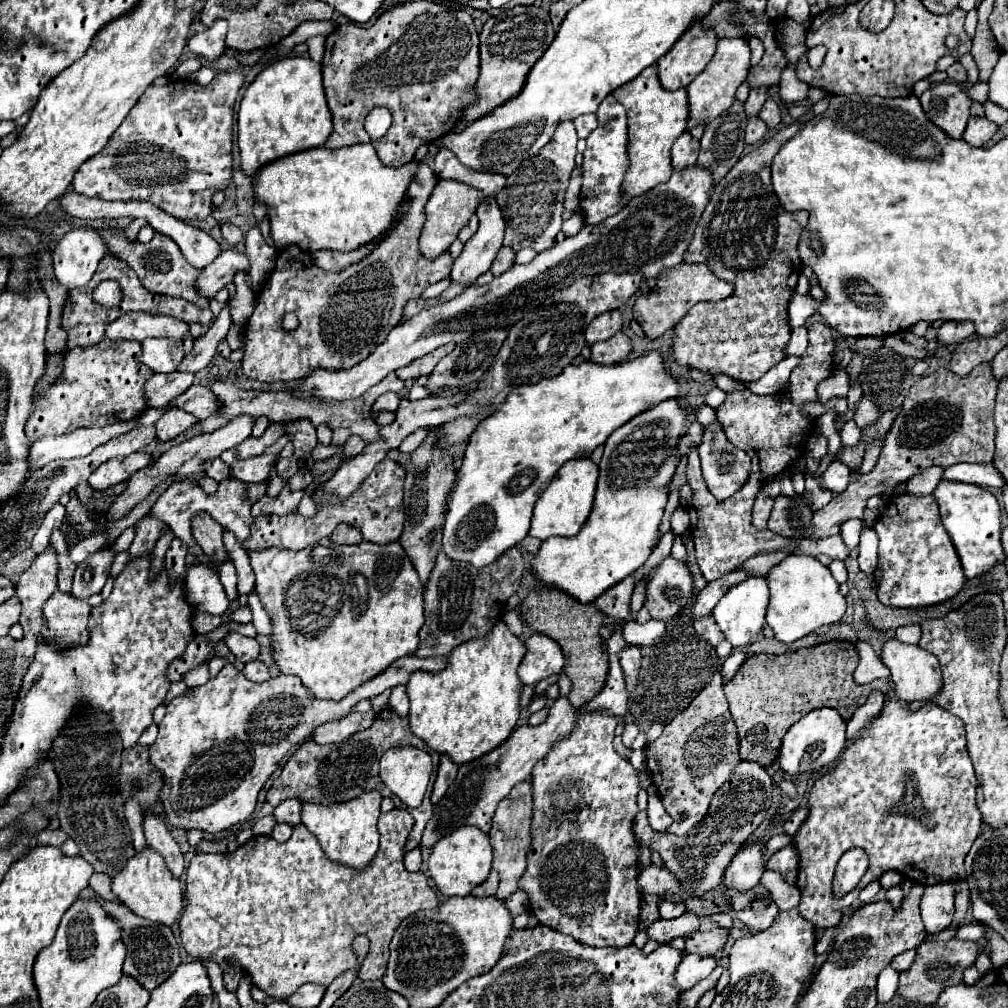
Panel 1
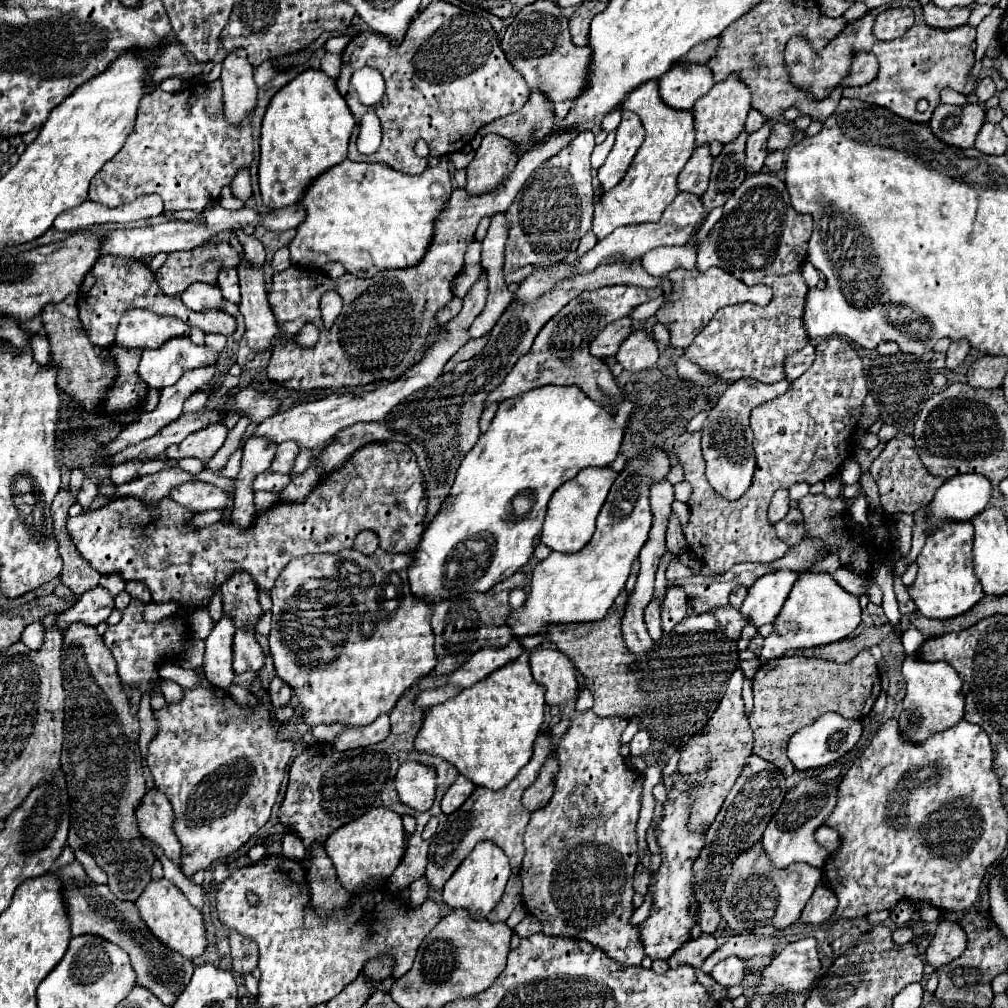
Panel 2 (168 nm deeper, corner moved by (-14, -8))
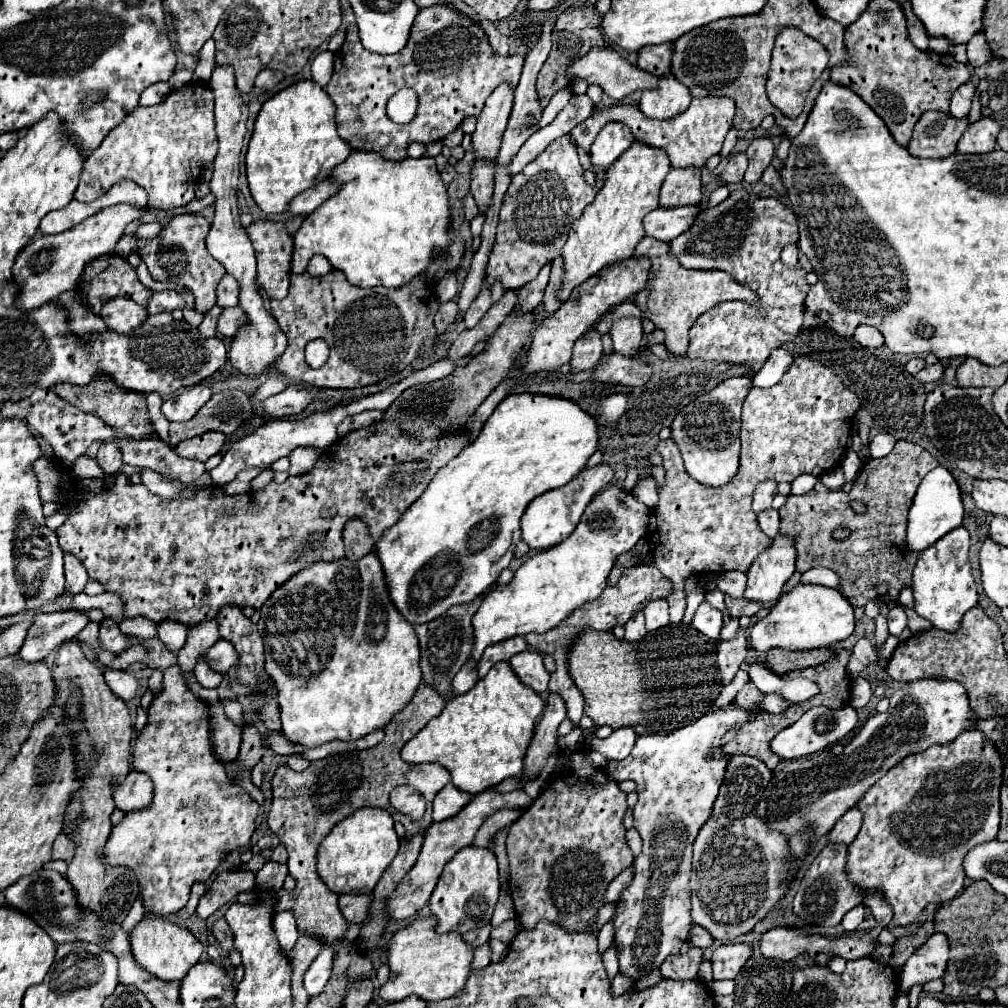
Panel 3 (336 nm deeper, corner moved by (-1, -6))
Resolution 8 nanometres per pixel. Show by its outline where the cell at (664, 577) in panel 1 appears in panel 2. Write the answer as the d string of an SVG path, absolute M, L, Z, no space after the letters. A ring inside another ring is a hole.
M671 586L667 590L667 596L665 596L663 608L661 608L663 630L665 632L673 630L673 626L679 624L687 616L687 608L689 608L689 600L687 600L685 590L681 586Z

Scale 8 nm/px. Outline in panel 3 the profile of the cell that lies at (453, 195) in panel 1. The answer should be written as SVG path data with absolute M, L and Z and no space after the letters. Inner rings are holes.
M502 82L486 100L482 114L478 116L476 132L472 134L474 156L494 160L502 142L502 134L506 130L512 104L514 104L516 86Z

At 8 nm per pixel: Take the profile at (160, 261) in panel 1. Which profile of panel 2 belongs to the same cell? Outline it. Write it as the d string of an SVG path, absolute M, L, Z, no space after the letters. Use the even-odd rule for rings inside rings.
M207 242L203 246L197 246L193 250L185 250L185 252L171 252L167 262L157 270L155 278L161 286L161 290L171 296L171 298L179 298L187 286L191 286L193 282L209 282L215 284L217 282L217 270L221 266L235 266L235 250L229 246L229 242Z

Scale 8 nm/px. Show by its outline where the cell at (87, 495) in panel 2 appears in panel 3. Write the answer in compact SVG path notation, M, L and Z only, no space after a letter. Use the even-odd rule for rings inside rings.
M80 456L80 458L72 464L72 472L74 472L74 476L76 476L76 478L105 477L104 472L102 472L102 470L98 470L96 460L94 460L94 458L90 458L90 456Z

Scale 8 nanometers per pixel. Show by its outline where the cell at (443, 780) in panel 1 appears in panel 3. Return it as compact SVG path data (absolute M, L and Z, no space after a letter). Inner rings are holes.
M446 784L446 788L442 788L442 792L438 792L438 796L434 798L432 820L434 820L434 822L442 822L442 820L452 818L452 816L458 814L470 800L472 800L470 794L454 788L452 784Z

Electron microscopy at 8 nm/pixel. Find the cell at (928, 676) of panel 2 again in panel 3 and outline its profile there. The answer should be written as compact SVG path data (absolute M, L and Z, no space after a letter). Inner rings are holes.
M916 680L904 684L890 698L890 708L884 714L872 716L844 746L840 756L818 752L800 760L782 762L756 806L762 820L770 828L790 836L802 826L814 824L814 842L822 838L840 816L854 808L858 800L872 788L888 770L900 764L906 756L928 750L930 746L950 744L962 732L974 730L978 718L970 708L966 688L952 680Z

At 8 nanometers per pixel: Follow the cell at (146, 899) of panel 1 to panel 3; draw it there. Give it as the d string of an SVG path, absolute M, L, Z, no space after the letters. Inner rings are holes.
M144 916L134 926L130 936L132 936L132 954L138 966L162 982L184 980L186 972L200 962L200 956L204 952L204 946L192 936L190 930L156 916Z

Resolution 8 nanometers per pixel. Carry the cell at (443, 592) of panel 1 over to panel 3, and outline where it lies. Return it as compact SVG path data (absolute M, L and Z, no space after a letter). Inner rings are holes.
M482 596L478 600L472 600L470 604L460 604L458 608L450 608L450 612L446 612L446 616L440 616L438 620L432 620L430 624L420 624L418 628L414 628L416 636L420 640L420 652L422 652L420 668L424 674L424 684L432 686L440 696L444 696L444 700L454 698L452 678L456 676L456 672L462 668L462 664L468 660L468 656L472 652L474 630L472 630L470 620L476 614L480 602L482 602Z

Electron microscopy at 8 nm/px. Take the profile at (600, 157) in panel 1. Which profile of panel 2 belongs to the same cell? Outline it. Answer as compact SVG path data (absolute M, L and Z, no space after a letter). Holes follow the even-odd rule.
M621 110L621 124L615 134L615 144L605 164L599 168L599 176L597 176L605 192L615 188L623 180L643 138L645 138L645 128L639 116L631 110Z

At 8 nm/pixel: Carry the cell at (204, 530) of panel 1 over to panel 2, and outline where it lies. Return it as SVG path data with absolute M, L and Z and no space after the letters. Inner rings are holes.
M235 570L231 578L227 578L221 584L221 594L223 594L223 612L231 614L237 626L249 622L257 624L263 610L257 602L257 586L247 572Z

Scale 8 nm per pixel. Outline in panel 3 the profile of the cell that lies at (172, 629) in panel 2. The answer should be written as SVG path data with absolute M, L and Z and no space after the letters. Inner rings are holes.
M106 618L106 620L100 622L100 644L106 650L110 650L114 654L120 654L128 646L130 640L132 638L128 638L126 634L122 634L120 628L118 628L118 624L114 620Z

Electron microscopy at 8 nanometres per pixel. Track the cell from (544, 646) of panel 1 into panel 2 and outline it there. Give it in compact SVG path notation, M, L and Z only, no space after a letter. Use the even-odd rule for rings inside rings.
M535 648L531 652L531 672L533 672L533 678L537 684L541 684L545 688L545 700L547 704L551 706L557 706L561 708L561 718L569 718L571 724L567 728L567 732L563 734L563 738L557 742L555 746L555 758L559 762L559 772L557 772L557 782L555 782L555 794L551 798L551 802L541 808L539 812L533 812L531 814L531 820L527 824L527 830L525 830L525 836L523 836L523 842L525 842L525 858L523 858L523 866L521 866L521 882L523 882L523 902L529 910L529 914L533 914L541 926L543 926L543 934L547 936L563 936L563 938L577 938L577 940L587 940L591 942L593 946L601 948L611 960L615 962L621 962L625 966L639 966L643 956L645 956L645 948L643 948L643 942L641 942L641 926L635 926L631 924L631 916L635 912L635 906L633 906L633 896L635 896L635 890L633 890L633 876L635 876L635 868L637 868L637 832L635 832L635 826L637 826L637 820L639 820L639 810L641 810L641 794L643 794L643 778L639 778L639 774L635 774L631 768L627 768L623 756L619 754L619 748L621 748L621 734L623 730L627 728L629 720L627 718L619 718L619 716L613 716L613 718L601 718L601 716L595 716L591 710L587 712L577 712L575 708L575 702L577 702L577 668L573 664L573 660L569 656L565 656L563 652L559 650L553 650L553 648Z

